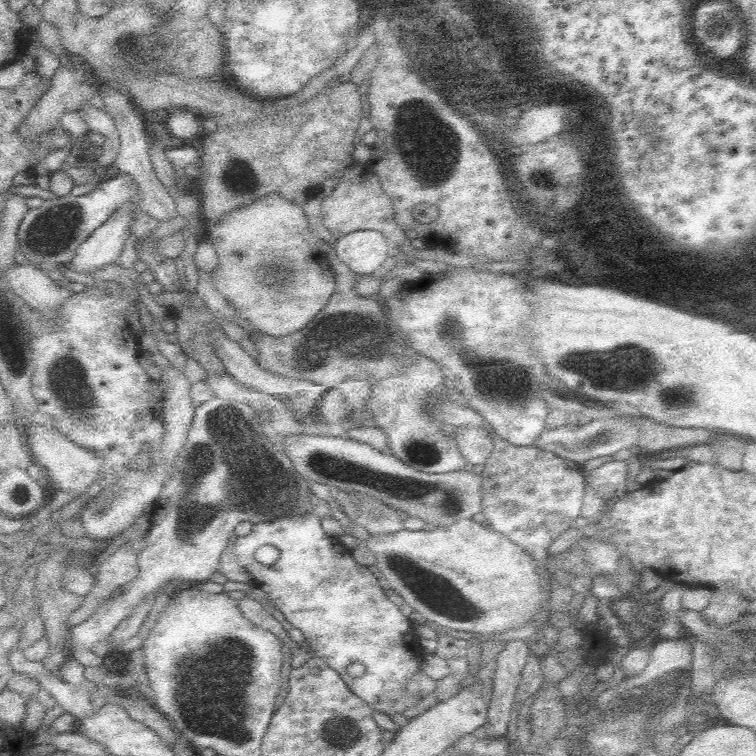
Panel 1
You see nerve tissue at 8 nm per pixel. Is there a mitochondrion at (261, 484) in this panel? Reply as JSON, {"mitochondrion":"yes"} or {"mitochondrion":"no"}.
{"mitochondrion":"yes"}

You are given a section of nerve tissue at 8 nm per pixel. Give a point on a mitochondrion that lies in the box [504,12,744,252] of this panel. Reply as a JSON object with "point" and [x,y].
{"point":[572,171]}

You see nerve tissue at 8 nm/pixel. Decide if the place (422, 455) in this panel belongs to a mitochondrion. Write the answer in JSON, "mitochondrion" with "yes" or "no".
{"mitochondrion":"yes"}

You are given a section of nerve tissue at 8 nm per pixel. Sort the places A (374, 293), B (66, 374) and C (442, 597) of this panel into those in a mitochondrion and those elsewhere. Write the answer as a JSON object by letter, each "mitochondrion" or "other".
{"A":"other","B":"mitochondrion","C":"mitochondrion"}

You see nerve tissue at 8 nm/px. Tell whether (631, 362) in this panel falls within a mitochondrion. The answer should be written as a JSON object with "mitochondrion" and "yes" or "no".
{"mitochondrion":"yes"}

